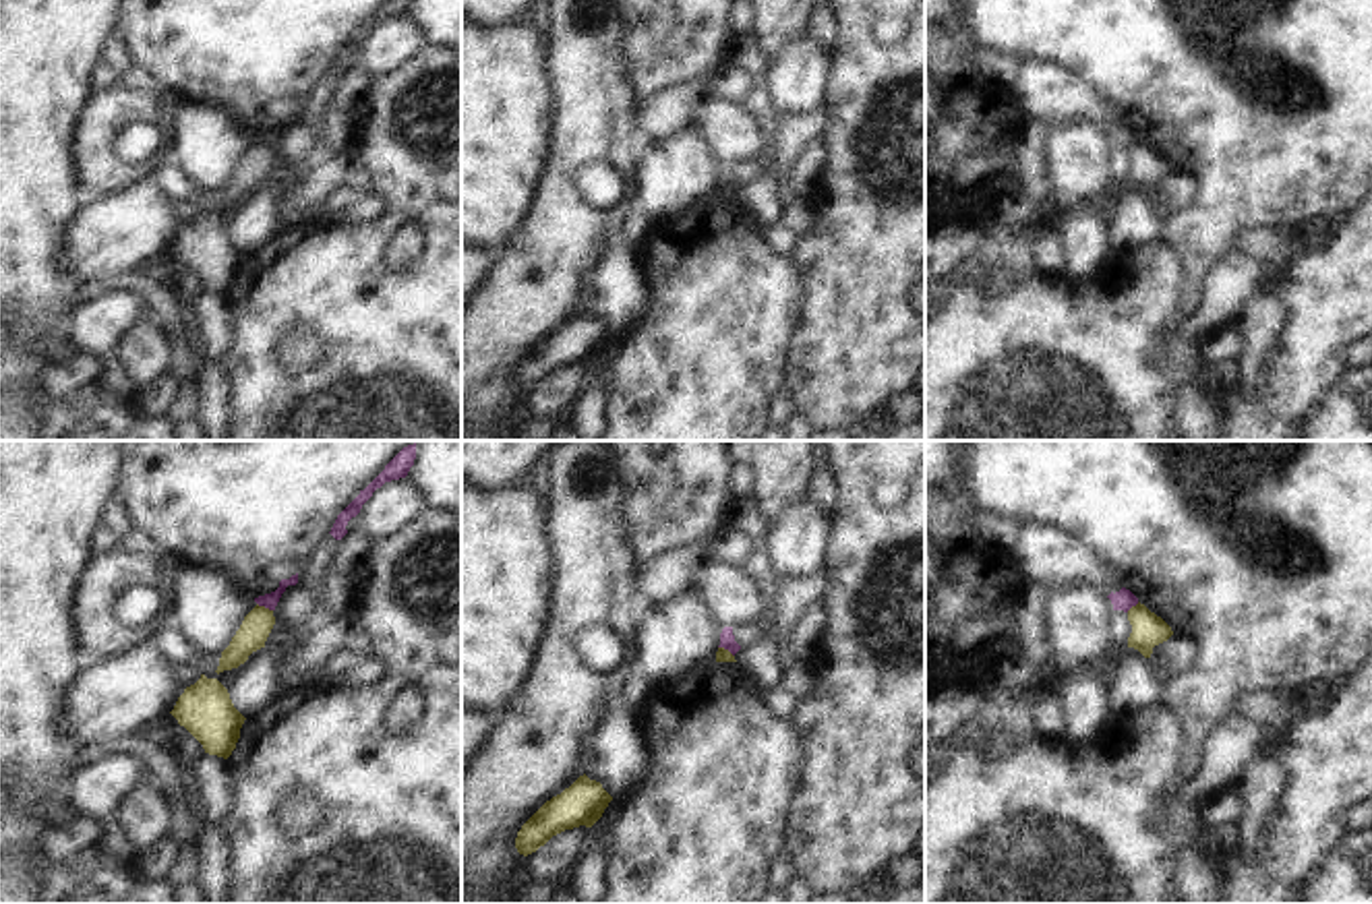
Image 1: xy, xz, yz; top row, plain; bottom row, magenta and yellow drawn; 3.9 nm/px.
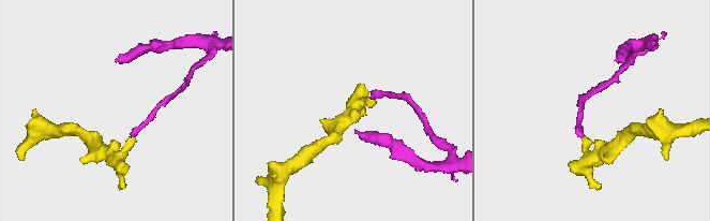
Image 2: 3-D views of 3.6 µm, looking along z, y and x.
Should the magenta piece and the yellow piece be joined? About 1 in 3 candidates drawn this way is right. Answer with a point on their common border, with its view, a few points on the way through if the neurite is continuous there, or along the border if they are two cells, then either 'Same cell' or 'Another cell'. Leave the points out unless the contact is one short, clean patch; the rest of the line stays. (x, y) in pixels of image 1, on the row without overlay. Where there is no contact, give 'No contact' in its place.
Touches magenta at xy (265, 143). Boundary: xy (257, 139), (272, 147). Another cell.

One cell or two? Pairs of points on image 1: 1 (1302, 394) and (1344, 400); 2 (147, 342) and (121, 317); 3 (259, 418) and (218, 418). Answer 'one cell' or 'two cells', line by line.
1: two cells
2: two cells
3: two cells

